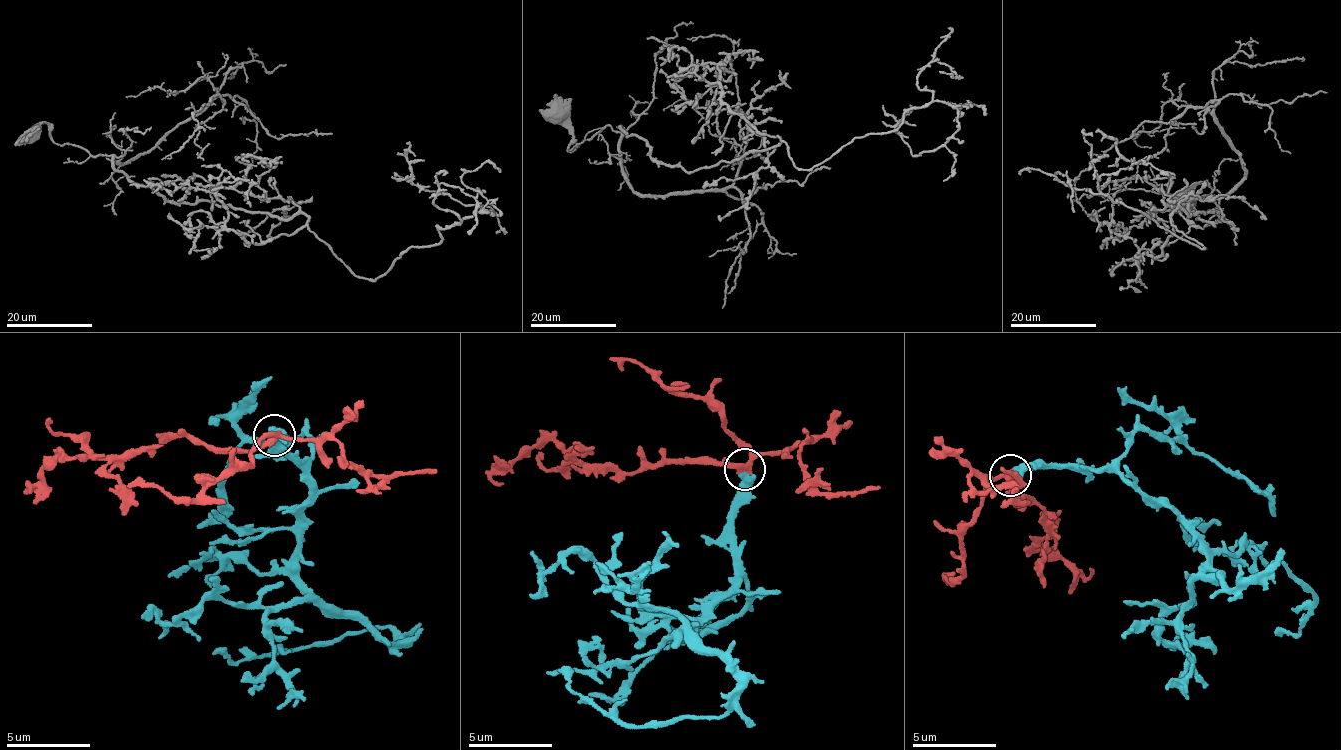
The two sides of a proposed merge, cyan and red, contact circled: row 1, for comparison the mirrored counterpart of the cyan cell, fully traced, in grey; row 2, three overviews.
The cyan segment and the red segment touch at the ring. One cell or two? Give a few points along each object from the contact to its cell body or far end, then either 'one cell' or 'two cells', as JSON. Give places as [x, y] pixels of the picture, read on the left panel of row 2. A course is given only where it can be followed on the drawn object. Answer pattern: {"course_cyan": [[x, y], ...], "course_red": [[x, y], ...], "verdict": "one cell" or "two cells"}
{"course_cyan": [[275, 434], [311, 494], [298, 576], [381, 639], [401, 645], [382, 630], [237, 662], [215, 647]], "course_red": [[275, 434], [249, 450], [213, 454], [188, 435], [121, 453], [59, 457], [42, 473], [44, 495], [34, 502]], "verdict": "one cell"}

